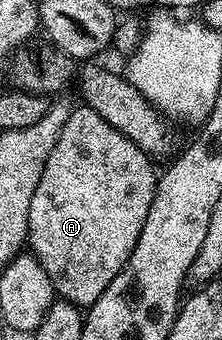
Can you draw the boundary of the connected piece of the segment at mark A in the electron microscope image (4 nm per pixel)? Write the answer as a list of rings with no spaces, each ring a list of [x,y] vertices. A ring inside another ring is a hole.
[[[88,107],[80,108],[74,108],[70,112],[67,123],[59,135],[59,143],[55,143],[55,151],[47,155],[47,167],[43,167],[43,179],[39,179],[39,187],[35,187],[35,196],[31,198],[27,245],[33,256],[39,259],[43,271],[47,271],[47,279],[51,279],[54,294],[60,300],[70,301],[75,306],[88,307],[97,302],[99,295],[103,295],[103,291],[107,291],[111,279],[115,279],[115,275],[123,271],[131,251],[135,251],[135,243],[139,243],[139,231],[143,231],[143,223],[147,223],[147,211],[151,211],[151,203],[155,199],[158,174],[153,173],[154,162],[135,142],[124,137],[119,131],[115,131],[115,127],[111,127],[111,123],[107,123],[107,119],[103,119],[103,115],[99,115],[95,110]]]

